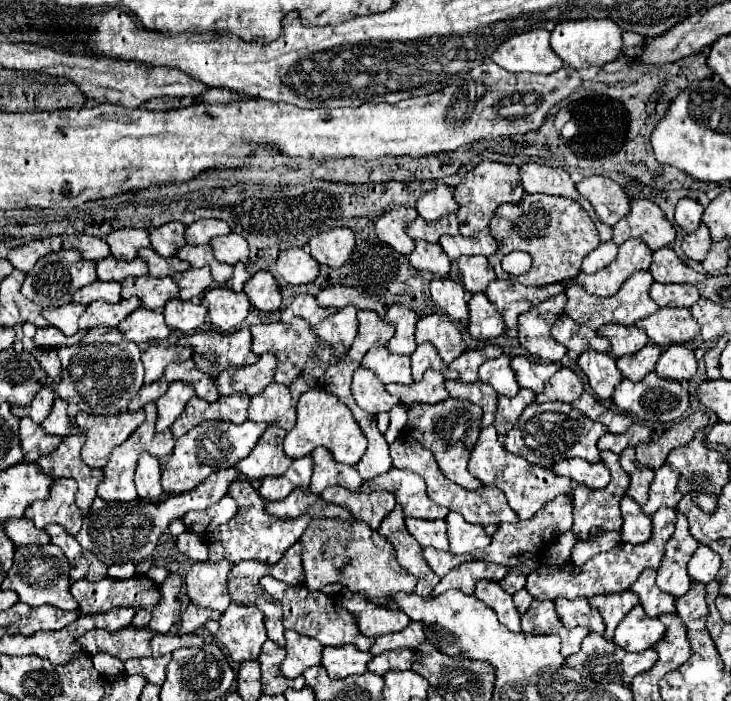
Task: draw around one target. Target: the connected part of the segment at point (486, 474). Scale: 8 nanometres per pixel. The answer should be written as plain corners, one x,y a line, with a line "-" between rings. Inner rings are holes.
492,425
484,427
480,431
476,447
472,449
472,457
468,461
468,471
474,477
478,477
484,485
494,485
494,487
502,489
506,499
508,499
508,505
518,515
530,515
532,517
552,497
556,497
560,493
572,493
572,489
574,489
574,485
568,477
558,477
546,467
532,465
532,463
524,461
522,457
518,457
514,453
508,453
504,449
504,445
498,441
498,433

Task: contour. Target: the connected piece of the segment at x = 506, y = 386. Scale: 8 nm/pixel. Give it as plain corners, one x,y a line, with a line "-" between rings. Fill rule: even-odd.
502,355
498,359
490,359
480,367
480,381
488,383
496,389
498,395
514,397
518,393
516,375
510,367
510,357

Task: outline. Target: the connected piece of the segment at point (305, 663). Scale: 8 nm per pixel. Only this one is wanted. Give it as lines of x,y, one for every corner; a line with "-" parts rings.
286,631
286,657
280,665
280,673
284,677
298,677
306,667
320,665
322,645
316,639
298,635
294,631

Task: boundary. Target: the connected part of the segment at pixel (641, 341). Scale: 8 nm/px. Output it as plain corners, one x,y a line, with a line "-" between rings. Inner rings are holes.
604,325
598,329
598,335
606,337
612,343
612,355
624,357
640,351
642,347
648,345
648,335
642,329
624,327
624,325

